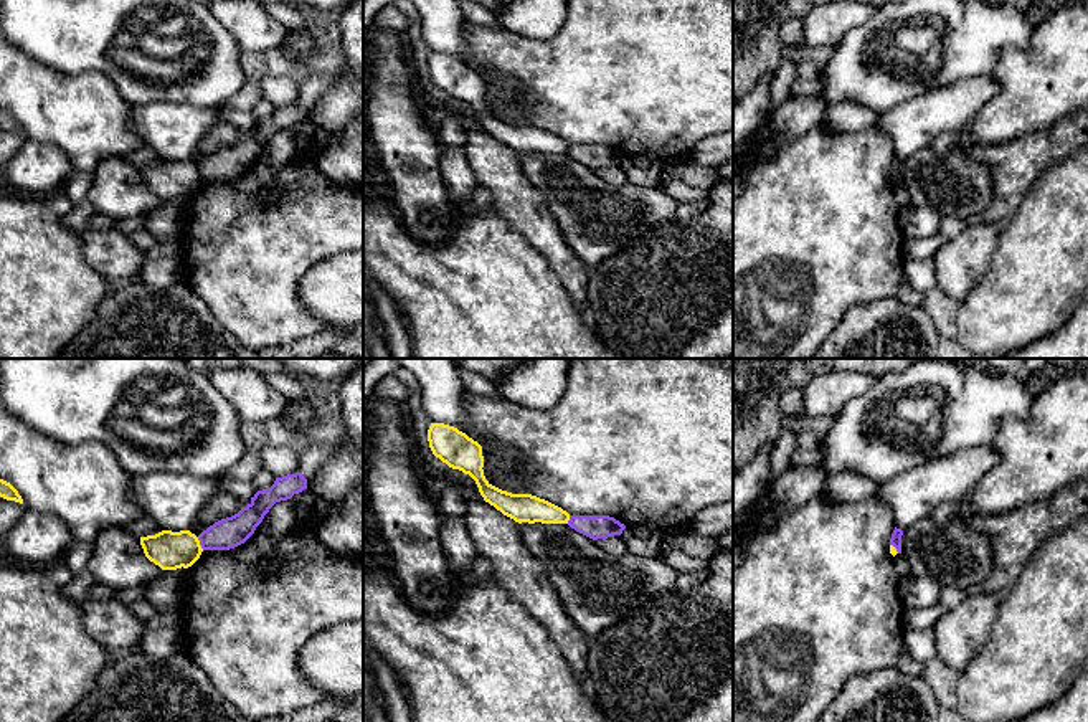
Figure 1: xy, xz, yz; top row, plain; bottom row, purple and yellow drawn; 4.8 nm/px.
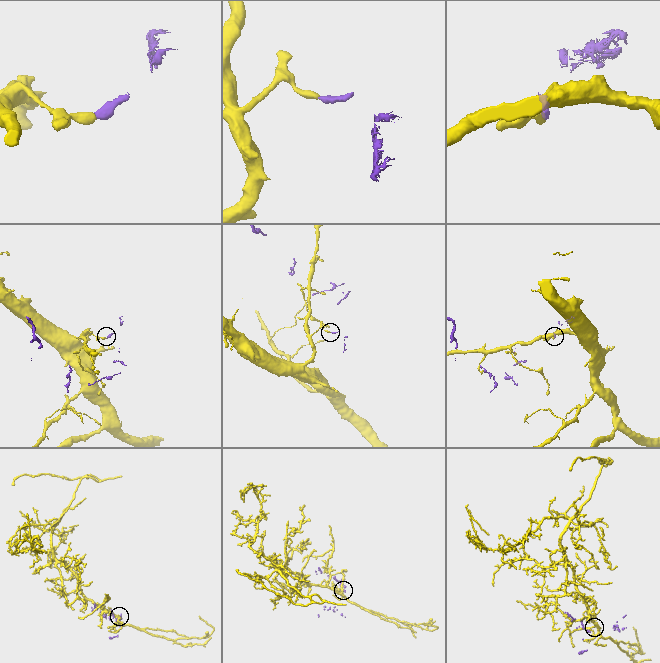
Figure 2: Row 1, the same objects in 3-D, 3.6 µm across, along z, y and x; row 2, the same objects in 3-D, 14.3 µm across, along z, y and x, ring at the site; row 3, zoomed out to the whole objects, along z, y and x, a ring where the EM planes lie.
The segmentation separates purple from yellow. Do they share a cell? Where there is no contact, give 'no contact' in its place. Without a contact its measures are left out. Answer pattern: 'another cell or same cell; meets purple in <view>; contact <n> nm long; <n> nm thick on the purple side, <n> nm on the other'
another cell; meets purple in xy; contact 70 nm long; 150 nm thick on the purple side, 190 nm on the other

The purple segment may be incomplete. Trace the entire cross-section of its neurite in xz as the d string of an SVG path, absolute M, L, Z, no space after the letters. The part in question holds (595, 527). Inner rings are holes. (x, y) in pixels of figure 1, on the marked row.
M570 515L568 525L593 540L621 535L626 529L609 515Z

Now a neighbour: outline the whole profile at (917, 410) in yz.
M920 359L901 372L877 377L867 393L852 398L834 416L834 423L821 433L817 464L827 476L849 471L882 484L956 451L991 446L999 423L1007 416L1025 420L1032 400L1025 383L1015 377L959 362Z

